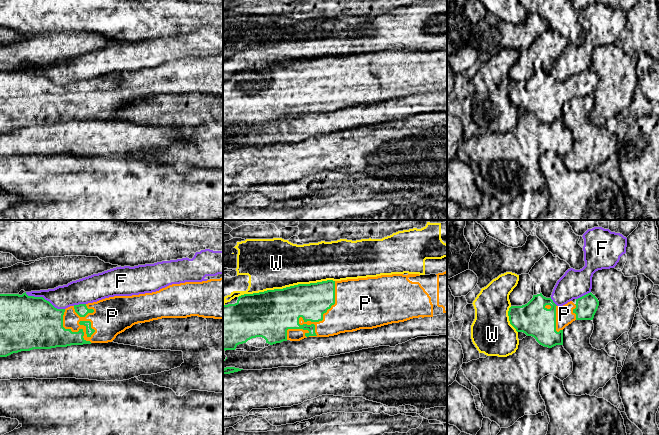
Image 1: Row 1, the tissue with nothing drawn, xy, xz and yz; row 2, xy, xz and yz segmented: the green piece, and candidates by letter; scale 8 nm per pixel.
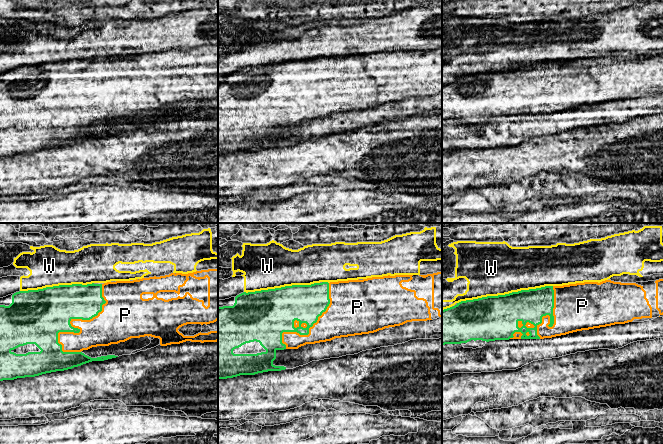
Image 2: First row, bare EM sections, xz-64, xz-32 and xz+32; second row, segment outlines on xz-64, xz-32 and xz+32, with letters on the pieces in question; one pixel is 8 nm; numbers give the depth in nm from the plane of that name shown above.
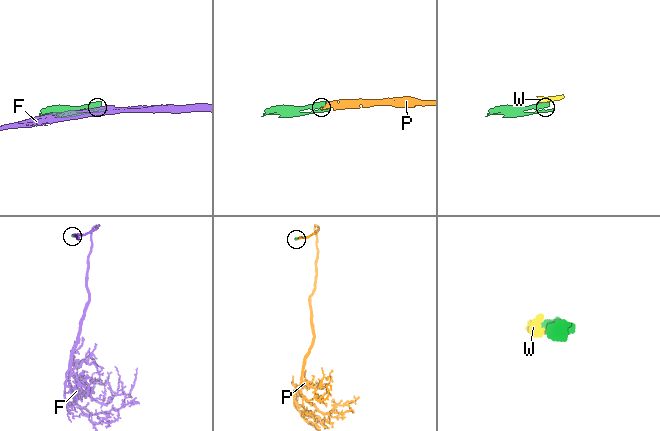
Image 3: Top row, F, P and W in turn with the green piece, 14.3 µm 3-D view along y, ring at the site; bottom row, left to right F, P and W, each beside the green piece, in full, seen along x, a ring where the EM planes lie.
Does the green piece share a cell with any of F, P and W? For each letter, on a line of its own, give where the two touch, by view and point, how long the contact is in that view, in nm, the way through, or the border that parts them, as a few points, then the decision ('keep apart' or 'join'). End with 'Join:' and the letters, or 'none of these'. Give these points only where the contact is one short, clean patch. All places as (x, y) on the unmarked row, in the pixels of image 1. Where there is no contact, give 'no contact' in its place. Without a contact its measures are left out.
F: xy (44, 75) | 340 nm | keep apart
P: xz (323, 89) | 500 nm | join
W: xz (286, 63) | 800 nm | keep apart
Join: P

